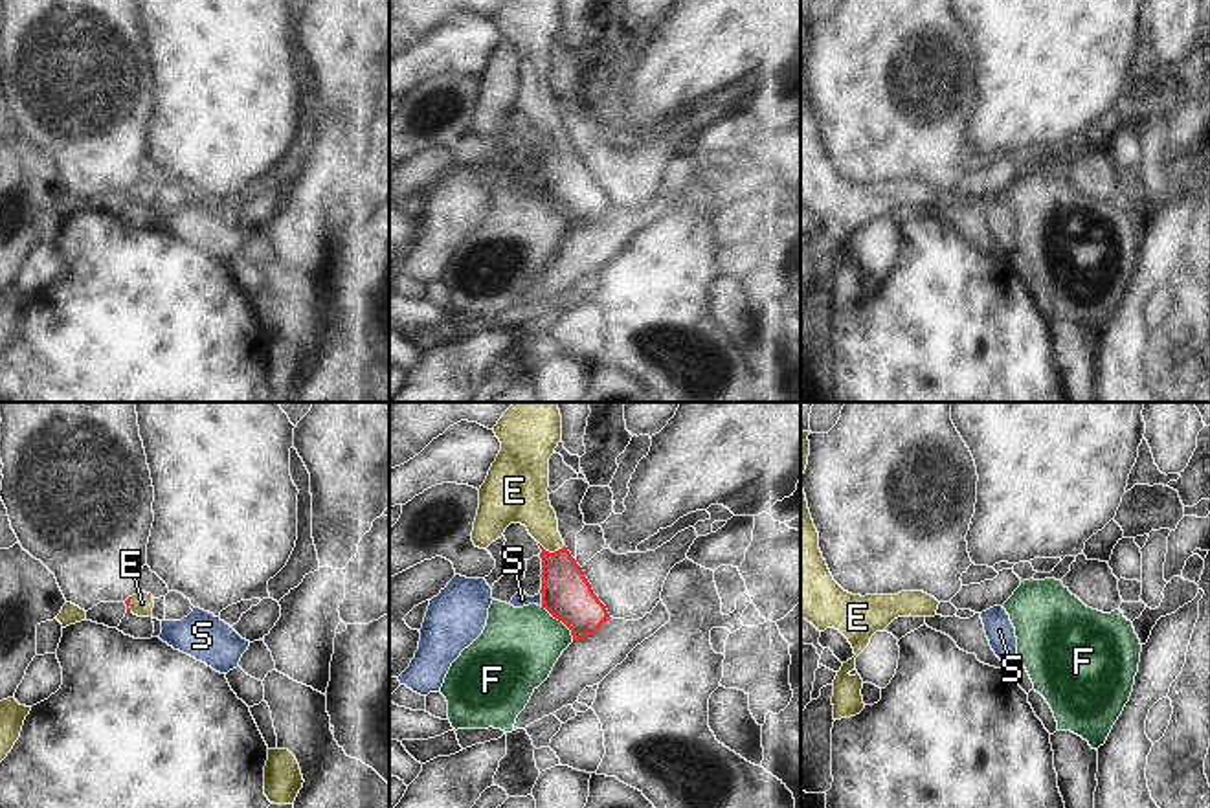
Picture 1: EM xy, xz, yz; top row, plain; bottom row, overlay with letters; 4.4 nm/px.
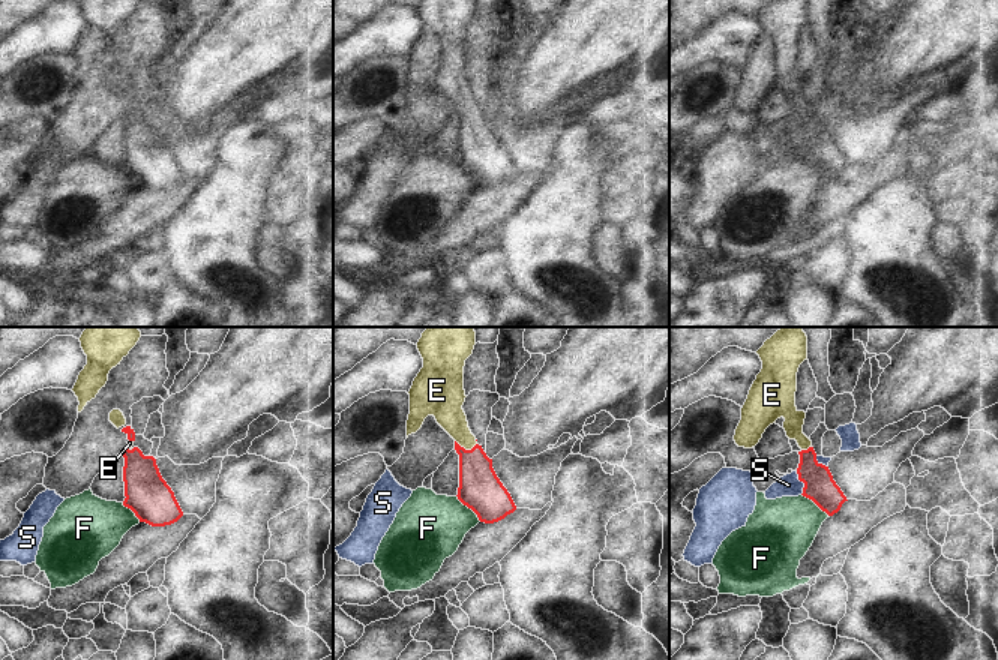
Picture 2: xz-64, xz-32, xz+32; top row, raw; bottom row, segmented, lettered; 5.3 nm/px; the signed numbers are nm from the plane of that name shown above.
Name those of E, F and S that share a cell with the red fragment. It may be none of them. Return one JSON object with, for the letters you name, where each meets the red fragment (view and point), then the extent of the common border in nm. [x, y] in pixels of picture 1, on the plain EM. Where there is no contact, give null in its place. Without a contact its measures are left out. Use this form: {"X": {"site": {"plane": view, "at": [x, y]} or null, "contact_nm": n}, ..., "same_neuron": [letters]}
{"E": {"site": {"plane": "xz", "at": [551, 142]}, "contact_nm": 120}, "same_neuron": ["E"]}

